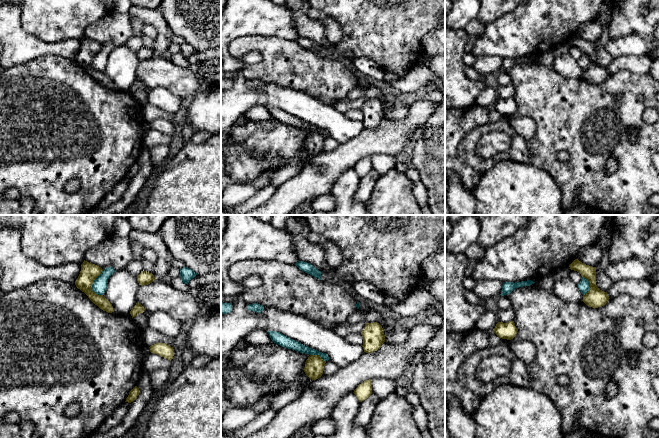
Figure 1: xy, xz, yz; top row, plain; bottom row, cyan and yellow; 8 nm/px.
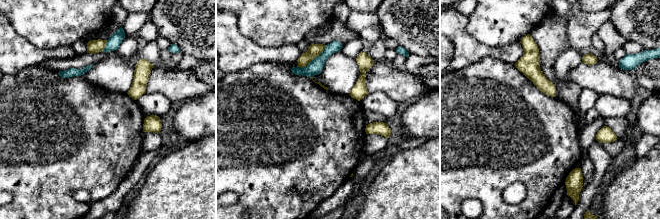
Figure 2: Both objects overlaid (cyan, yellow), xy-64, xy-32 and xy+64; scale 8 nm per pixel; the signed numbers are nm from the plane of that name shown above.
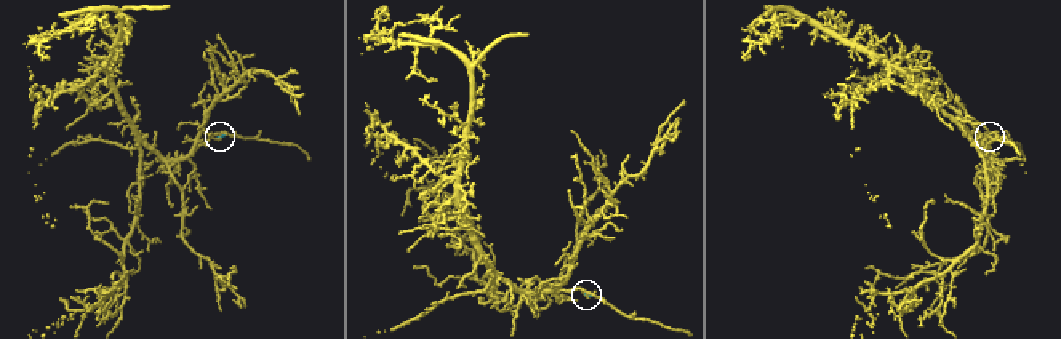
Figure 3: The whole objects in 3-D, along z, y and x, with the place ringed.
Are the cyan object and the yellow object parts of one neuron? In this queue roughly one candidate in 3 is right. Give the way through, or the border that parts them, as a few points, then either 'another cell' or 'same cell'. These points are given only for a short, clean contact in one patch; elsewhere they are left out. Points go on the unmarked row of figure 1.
another cell

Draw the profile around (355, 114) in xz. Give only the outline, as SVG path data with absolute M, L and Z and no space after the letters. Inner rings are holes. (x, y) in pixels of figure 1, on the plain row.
M348 110L344 113L348 118L355 119L357 121L363 121L363 113L361 110Z

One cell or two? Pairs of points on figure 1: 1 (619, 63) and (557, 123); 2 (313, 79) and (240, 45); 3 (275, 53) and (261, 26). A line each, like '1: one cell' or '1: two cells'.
1: two cells
2: one cell
3: two cells

